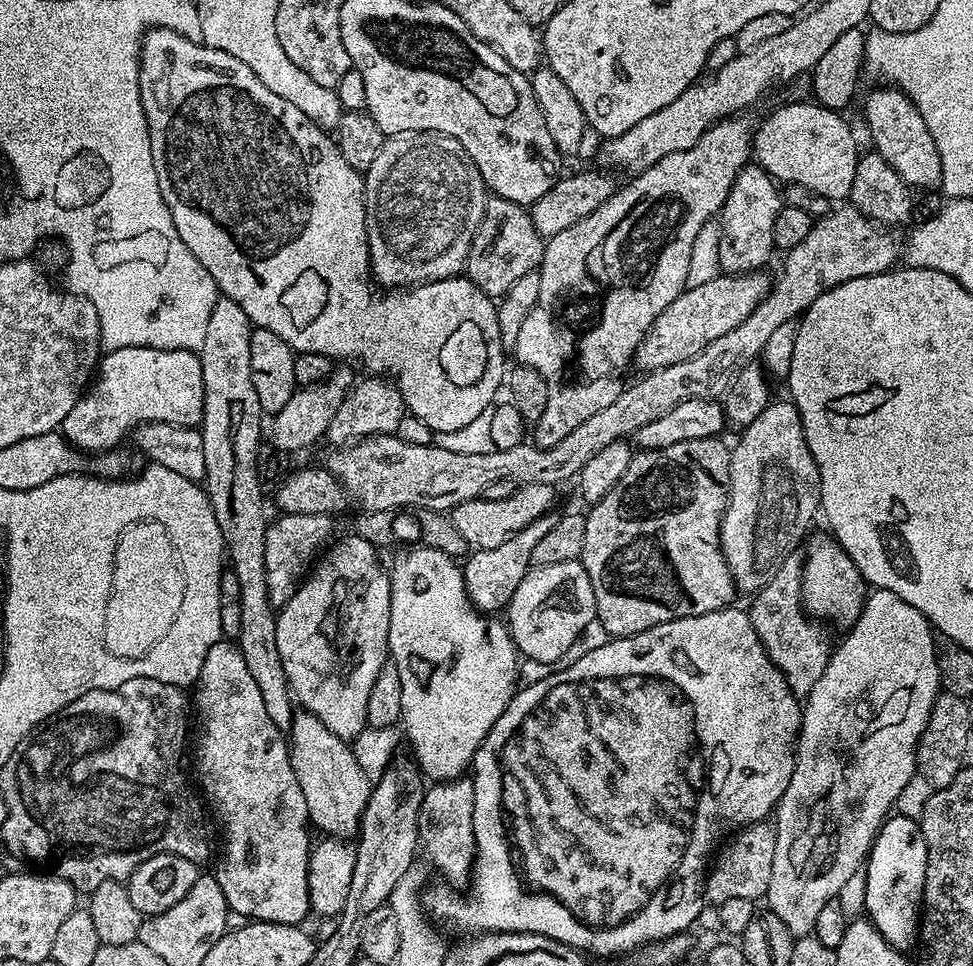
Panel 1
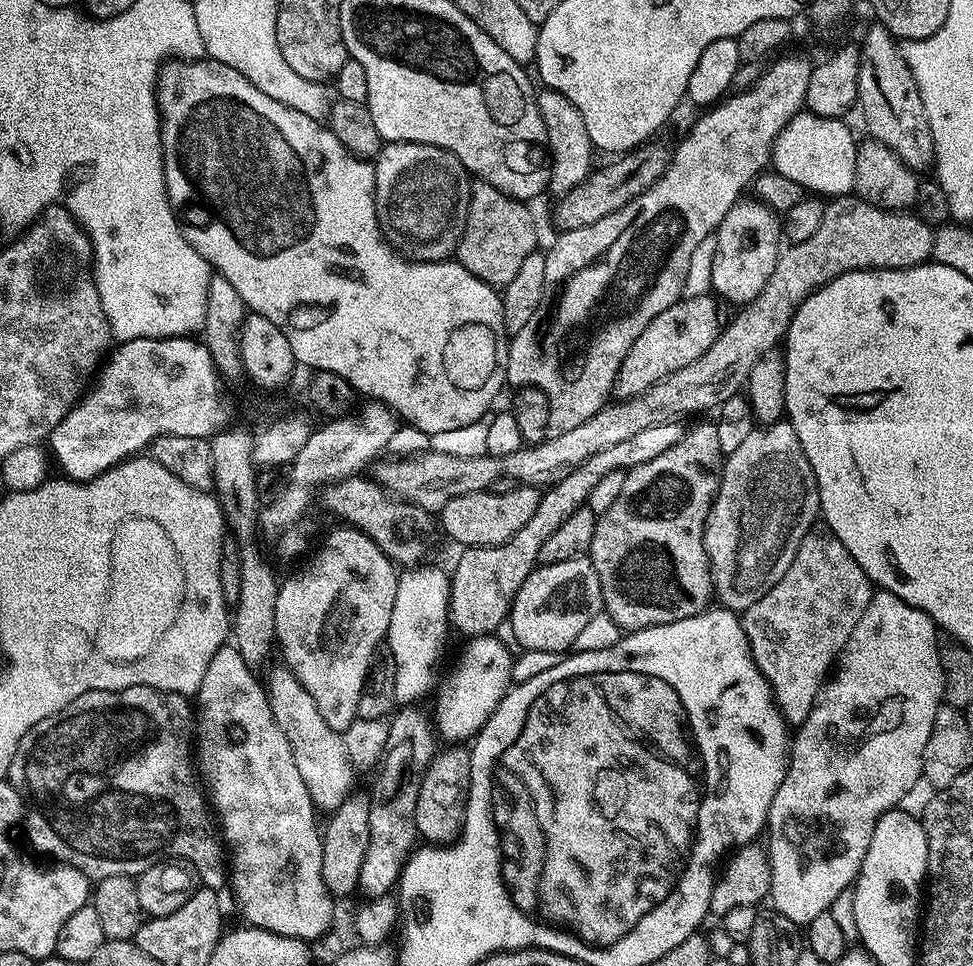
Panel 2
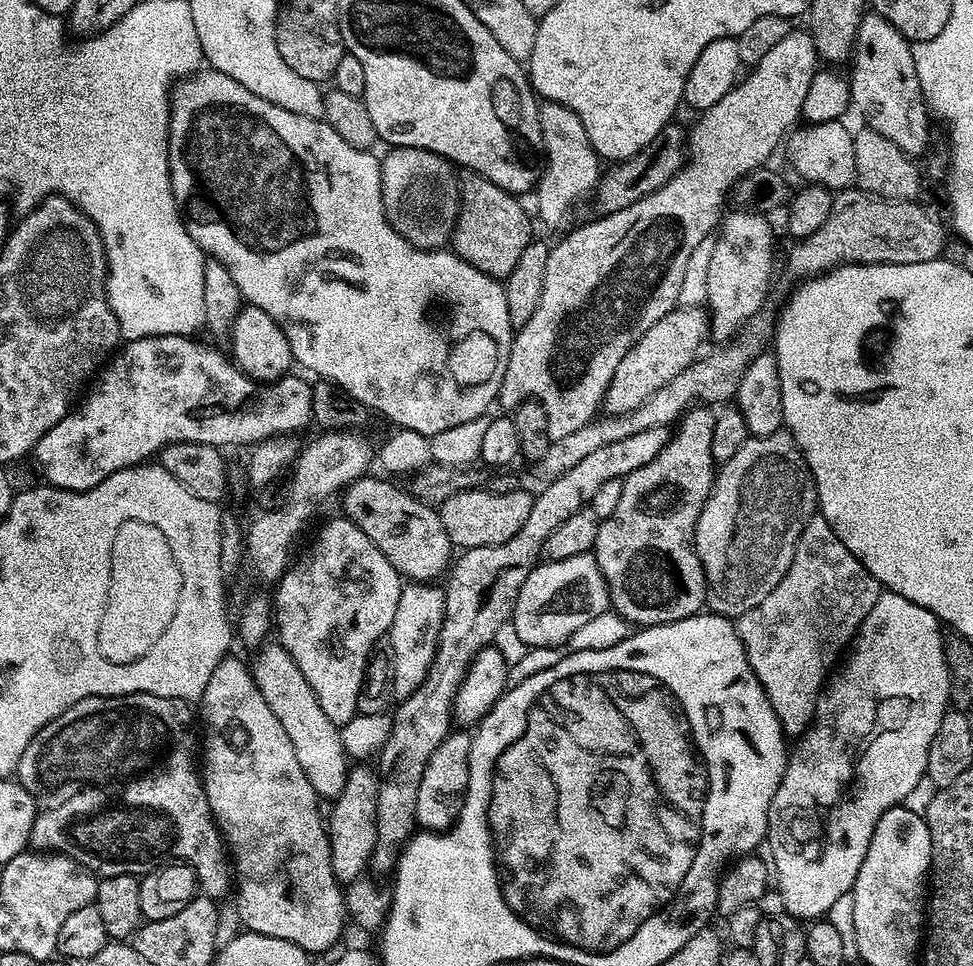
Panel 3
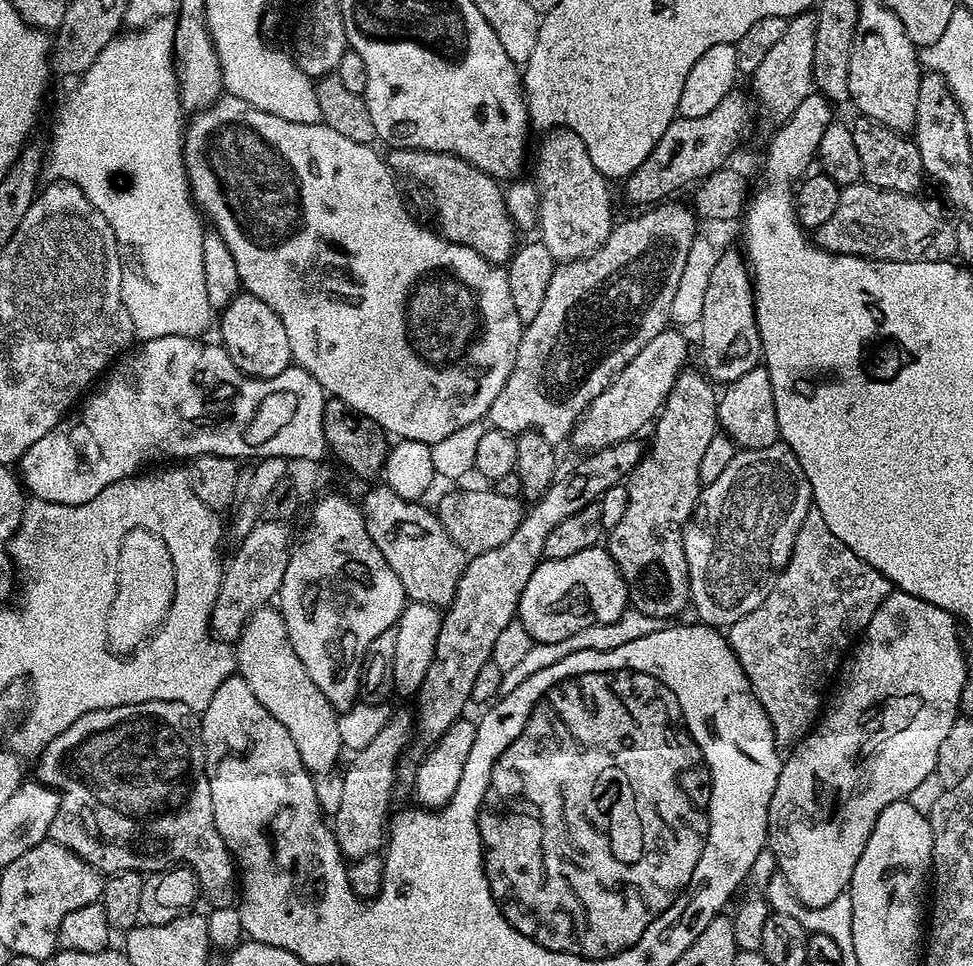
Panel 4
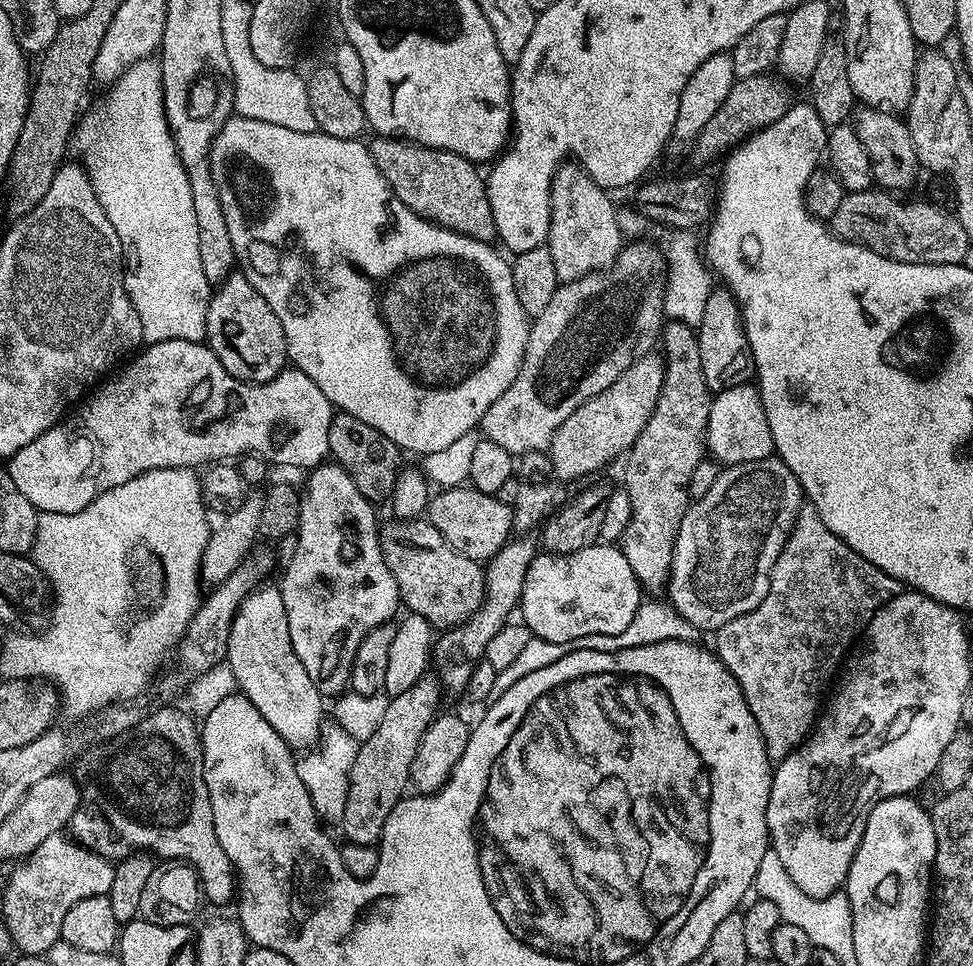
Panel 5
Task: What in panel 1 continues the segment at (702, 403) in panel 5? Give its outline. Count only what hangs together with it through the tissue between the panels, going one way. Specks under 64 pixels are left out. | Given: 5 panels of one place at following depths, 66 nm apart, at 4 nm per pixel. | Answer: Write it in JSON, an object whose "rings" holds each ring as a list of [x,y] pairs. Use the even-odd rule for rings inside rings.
{"rings":[[[698,438],[696,441],[684,441],[678,442],[676,445],[666,446],[665,448],[654,449],[652,451],[637,451],[633,455],[632,459],[628,461],[626,470],[622,474],[622,478],[617,482],[615,486],[605,494],[604,497],[600,499],[596,504],[591,505],[586,512],[586,546],[582,546],[582,554],[580,555],[580,560],[584,565],[586,574],[590,578],[592,583],[592,589],[594,590],[594,598],[596,599],[596,619],[602,622],[602,626],[606,631],[608,631],[609,637],[619,638],[622,636],[633,636],[639,632],[645,632],[650,630],[656,624],[665,624],[671,620],[681,620],[687,616],[701,616],[707,612],[717,612],[719,608],[727,608],[733,603],[732,600],[736,596],[736,591],[738,591],[738,585],[735,580],[732,579],[732,572],[728,568],[728,563],[724,557],[724,552],[720,548],[720,520],[718,518],[723,517],[724,511],[728,508],[728,490],[727,487],[732,479],[732,453],[730,451],[729,445],[724,445],[720,438]]]}

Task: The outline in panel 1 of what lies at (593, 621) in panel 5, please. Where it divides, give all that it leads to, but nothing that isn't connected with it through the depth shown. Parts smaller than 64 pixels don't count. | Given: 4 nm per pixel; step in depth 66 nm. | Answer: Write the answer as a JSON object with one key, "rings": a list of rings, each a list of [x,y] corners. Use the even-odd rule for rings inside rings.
{"rings":[[[580,560],[558,566],[532,568],[522,578],[506,609],[506,627],[521,657],[538,662],[558,662],[574,646],[574,638],[596,619],[596,599],[590,578]]]}

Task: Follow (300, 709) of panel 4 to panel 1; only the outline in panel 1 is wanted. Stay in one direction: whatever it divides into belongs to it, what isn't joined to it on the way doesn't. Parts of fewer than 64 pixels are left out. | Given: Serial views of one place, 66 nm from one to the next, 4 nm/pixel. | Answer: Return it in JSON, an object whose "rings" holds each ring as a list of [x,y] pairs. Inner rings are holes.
{"rings":[[[307,714],[297,715],[293,719],[291,732],[292,770],[304,795],[311,827],[321,828],[323,835],[328,838],[355,837],[360,831],[360,820],[368,805],[370,783],[355,761],[353,749]]]}

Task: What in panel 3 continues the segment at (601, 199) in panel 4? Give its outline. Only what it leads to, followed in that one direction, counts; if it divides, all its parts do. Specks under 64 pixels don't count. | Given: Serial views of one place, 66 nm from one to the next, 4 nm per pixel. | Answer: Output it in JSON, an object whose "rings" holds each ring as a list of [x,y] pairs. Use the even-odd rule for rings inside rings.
{"rings":[[[544,102],[540,104],[540,129],[542,130],[542,171],[534,189],[536,208],[548,224],[560,224],[568,216],[568,207],[579,196],[593,191],[602,175],[602,161],[596,155],[594,146],[586,134],[586,126],[570,110],[561,104]]]}

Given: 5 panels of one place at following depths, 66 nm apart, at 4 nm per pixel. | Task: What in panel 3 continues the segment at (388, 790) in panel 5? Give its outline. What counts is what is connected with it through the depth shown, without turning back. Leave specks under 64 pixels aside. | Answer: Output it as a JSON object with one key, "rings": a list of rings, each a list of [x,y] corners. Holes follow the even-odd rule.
{"rings":[[[366,766],[349,767],[344,788],[339,796],[335,797],[333,804],[336,805],[332,808],[332,817],[329,820],[327,817],[326,820],[332,875],[344,886],[365,875],[366,869],[371,865],[376,845],[376,811],[380,778],[375,767],[362,767]]]}

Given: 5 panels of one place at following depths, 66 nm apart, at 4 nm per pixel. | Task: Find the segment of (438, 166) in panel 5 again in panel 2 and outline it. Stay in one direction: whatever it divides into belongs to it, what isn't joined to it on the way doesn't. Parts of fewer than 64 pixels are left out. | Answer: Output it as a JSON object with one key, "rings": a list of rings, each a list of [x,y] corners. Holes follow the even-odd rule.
{"rings":[[[473,183],[468,222],[454,253],[458,263],[470,270],[472,276],[497,290],[503,290],[514,279],[514,274],[518,274],[522,262],[526,262],[526,258],[530,258],[530,254],[538,248],[536,220],[528,207],[525,201],[515,200],[494,186]]]}

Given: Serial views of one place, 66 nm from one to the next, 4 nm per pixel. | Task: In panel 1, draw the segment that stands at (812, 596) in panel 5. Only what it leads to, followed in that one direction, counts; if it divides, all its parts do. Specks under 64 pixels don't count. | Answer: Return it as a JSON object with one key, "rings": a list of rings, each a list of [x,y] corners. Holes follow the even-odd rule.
{"rings":[[[796,558],[785,560],[782,567],[771,573],[768,582],[750,607],[752,625],[762,646],[768,651],[772,665],[784,675],[789,692],[797,698],[803,698],[810,694],[814,682],[822,676],[822,670],[826,670],[830,644],[828,648],[827,642],[820,637],[819,630],[811,624],[813,621],[802,607],[801,561],[796,561]]]}

